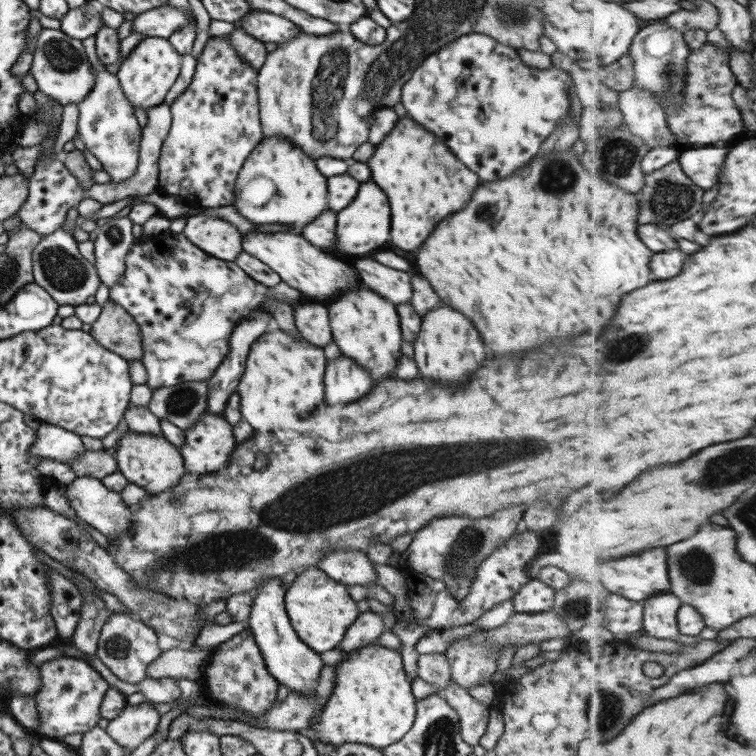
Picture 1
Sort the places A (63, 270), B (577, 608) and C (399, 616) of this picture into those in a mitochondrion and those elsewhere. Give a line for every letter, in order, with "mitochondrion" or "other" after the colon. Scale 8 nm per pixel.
A: mitochondrion
B: mitochondrion
C: other

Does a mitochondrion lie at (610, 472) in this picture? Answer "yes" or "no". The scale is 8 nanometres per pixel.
no

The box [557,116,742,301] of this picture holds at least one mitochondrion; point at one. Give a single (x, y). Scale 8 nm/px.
(668, 200)

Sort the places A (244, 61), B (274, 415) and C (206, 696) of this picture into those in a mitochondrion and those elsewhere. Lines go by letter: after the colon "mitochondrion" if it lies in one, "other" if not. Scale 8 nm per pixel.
A: other
B: other
C: other

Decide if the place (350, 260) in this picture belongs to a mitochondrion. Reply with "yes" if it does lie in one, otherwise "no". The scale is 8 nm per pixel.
no

